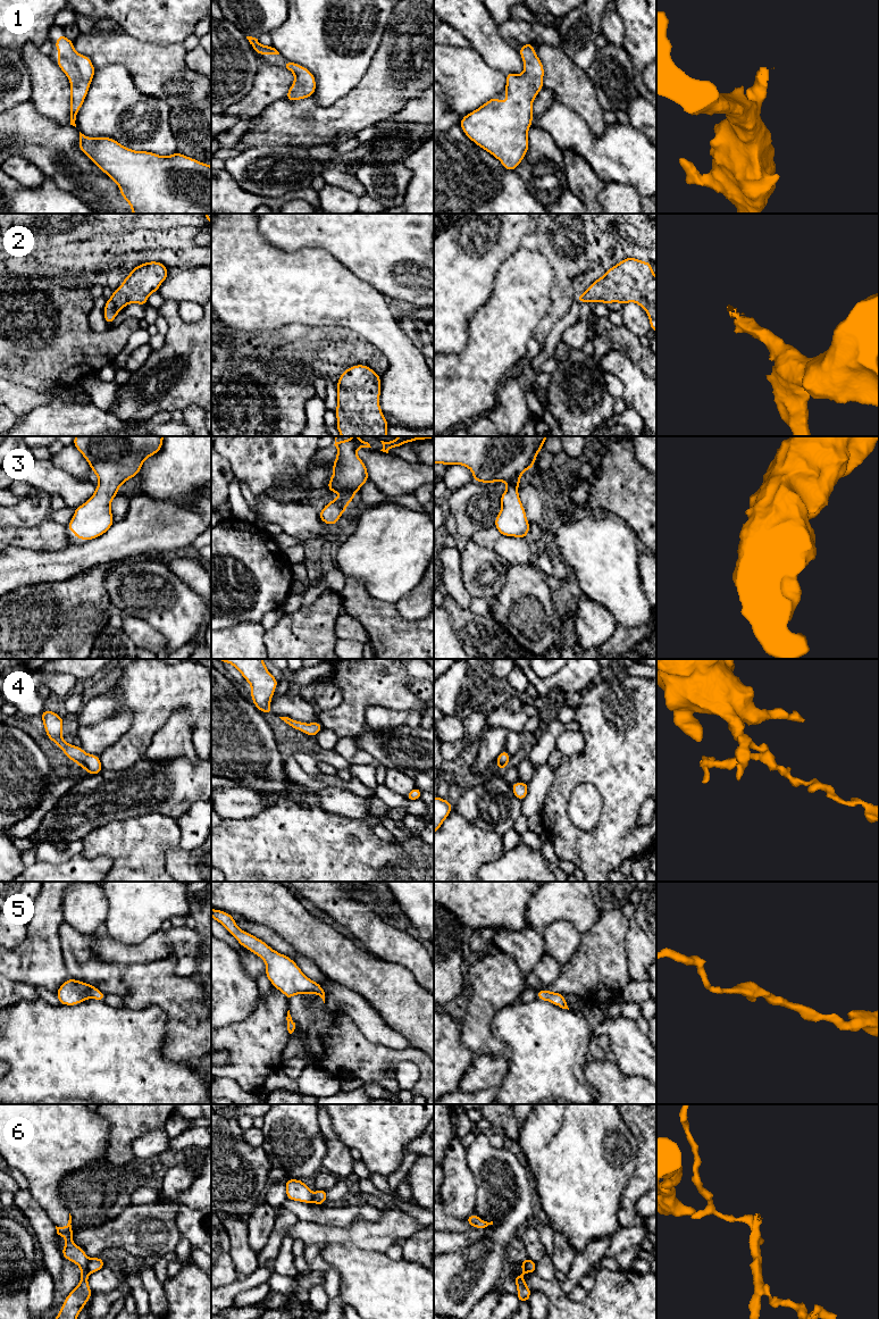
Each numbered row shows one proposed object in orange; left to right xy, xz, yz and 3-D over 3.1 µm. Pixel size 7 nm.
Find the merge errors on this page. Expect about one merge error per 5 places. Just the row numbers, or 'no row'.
6

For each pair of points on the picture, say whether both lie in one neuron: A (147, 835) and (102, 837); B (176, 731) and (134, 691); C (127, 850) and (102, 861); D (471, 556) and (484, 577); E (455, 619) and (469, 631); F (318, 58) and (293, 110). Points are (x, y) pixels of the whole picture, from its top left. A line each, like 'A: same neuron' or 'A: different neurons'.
A: same neuron
B: different neurons
C: different neurons
D: same neuron
E: same neuron
F: different neurons

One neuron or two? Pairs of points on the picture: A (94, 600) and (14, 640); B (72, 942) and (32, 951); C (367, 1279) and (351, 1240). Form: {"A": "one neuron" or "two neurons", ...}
{"A": "one neuron", "B": "two neurons", "C": "two neurons"}

